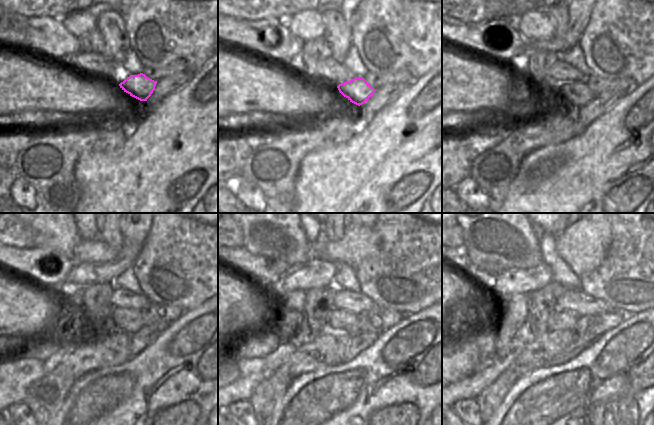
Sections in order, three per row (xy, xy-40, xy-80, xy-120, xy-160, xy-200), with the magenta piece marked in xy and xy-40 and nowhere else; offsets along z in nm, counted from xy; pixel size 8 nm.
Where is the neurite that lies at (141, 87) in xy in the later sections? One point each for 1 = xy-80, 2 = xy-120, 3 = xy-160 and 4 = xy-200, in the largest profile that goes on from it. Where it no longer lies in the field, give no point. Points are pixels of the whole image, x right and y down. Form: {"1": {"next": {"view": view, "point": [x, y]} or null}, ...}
{"1": {"next": {"view": "xy-80", "point": [576, 94]}}, "2": {"next": {"view": "xy-120", "point": [130, 321]}}, "3": {"next": {"view": "xy-160", "point": [338, 318]}}, "4": {"next": {"view": "xy-200", "point": [562, 319]}}}

